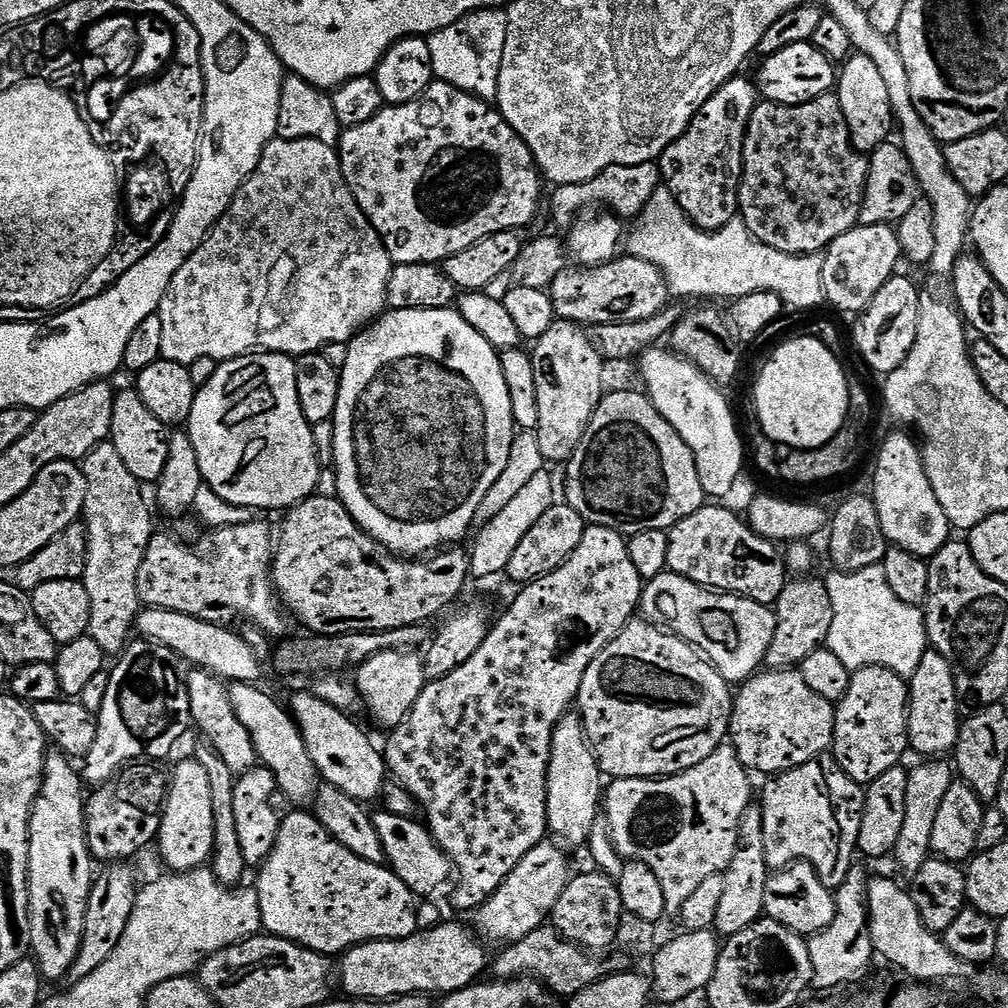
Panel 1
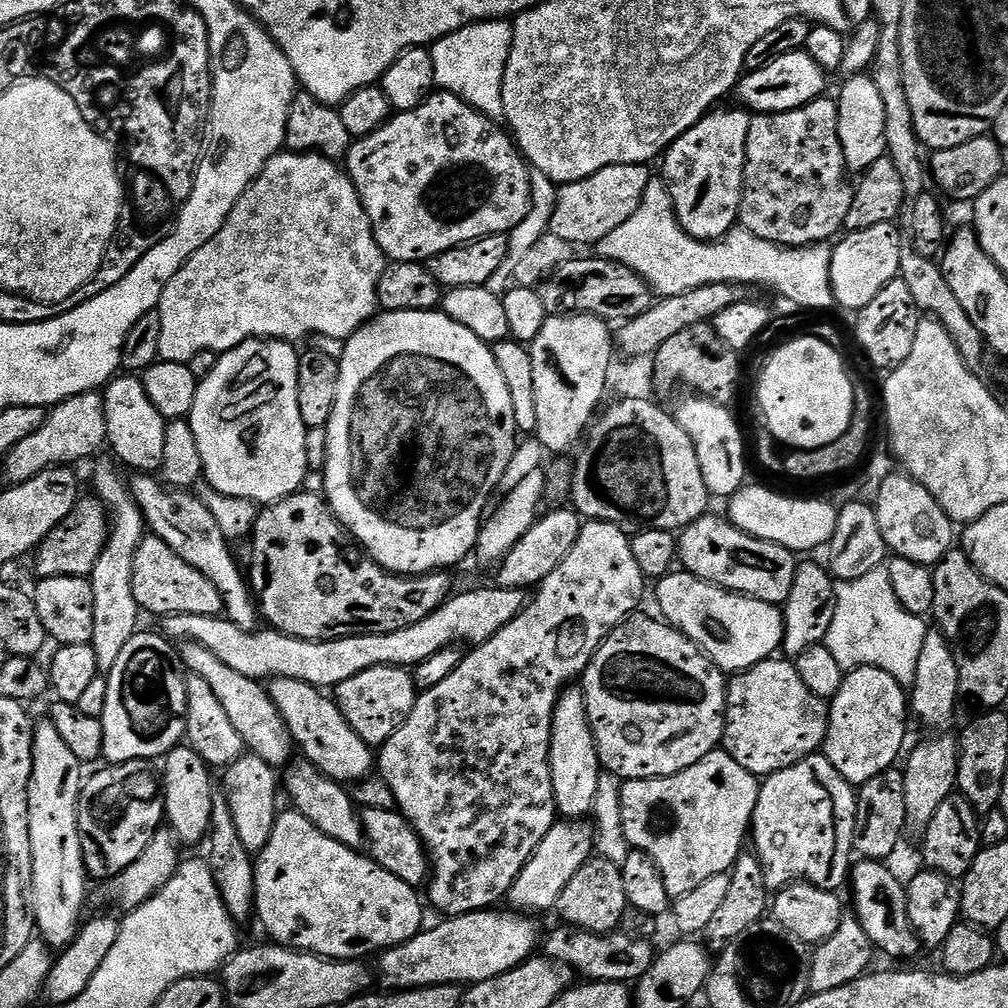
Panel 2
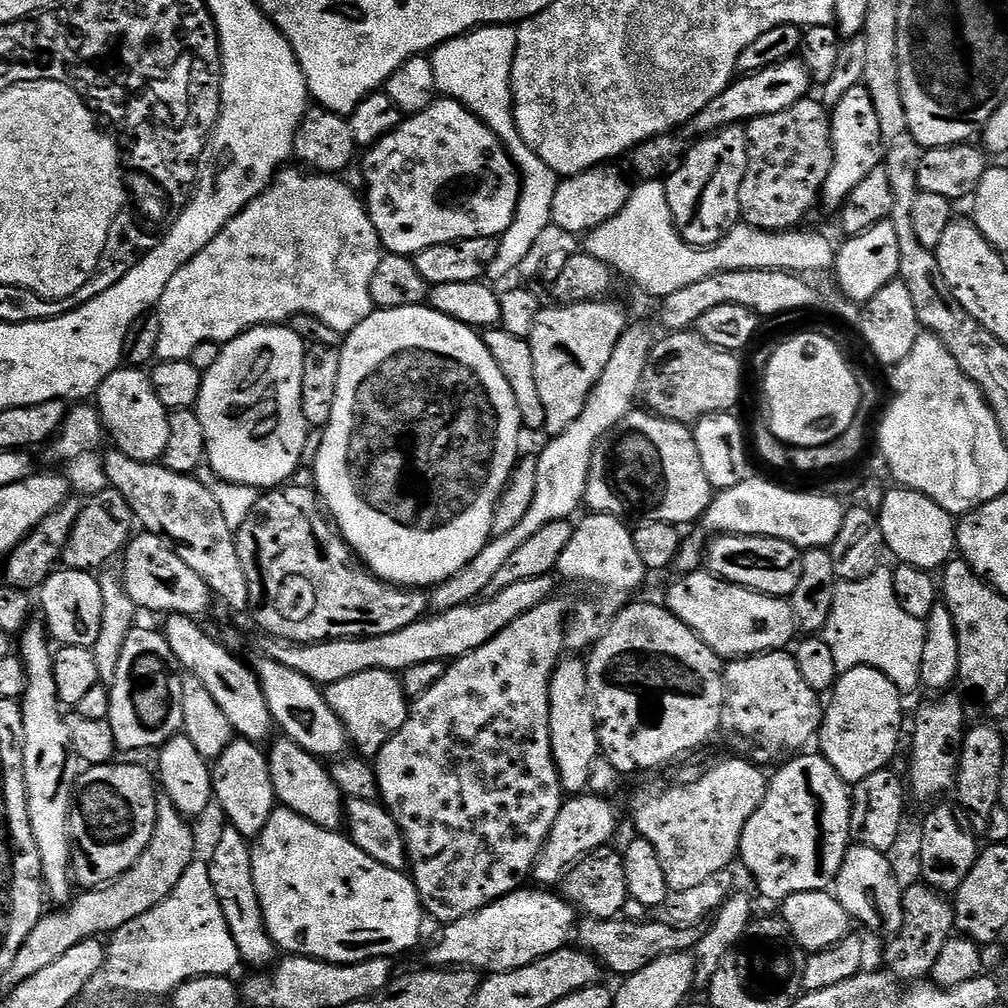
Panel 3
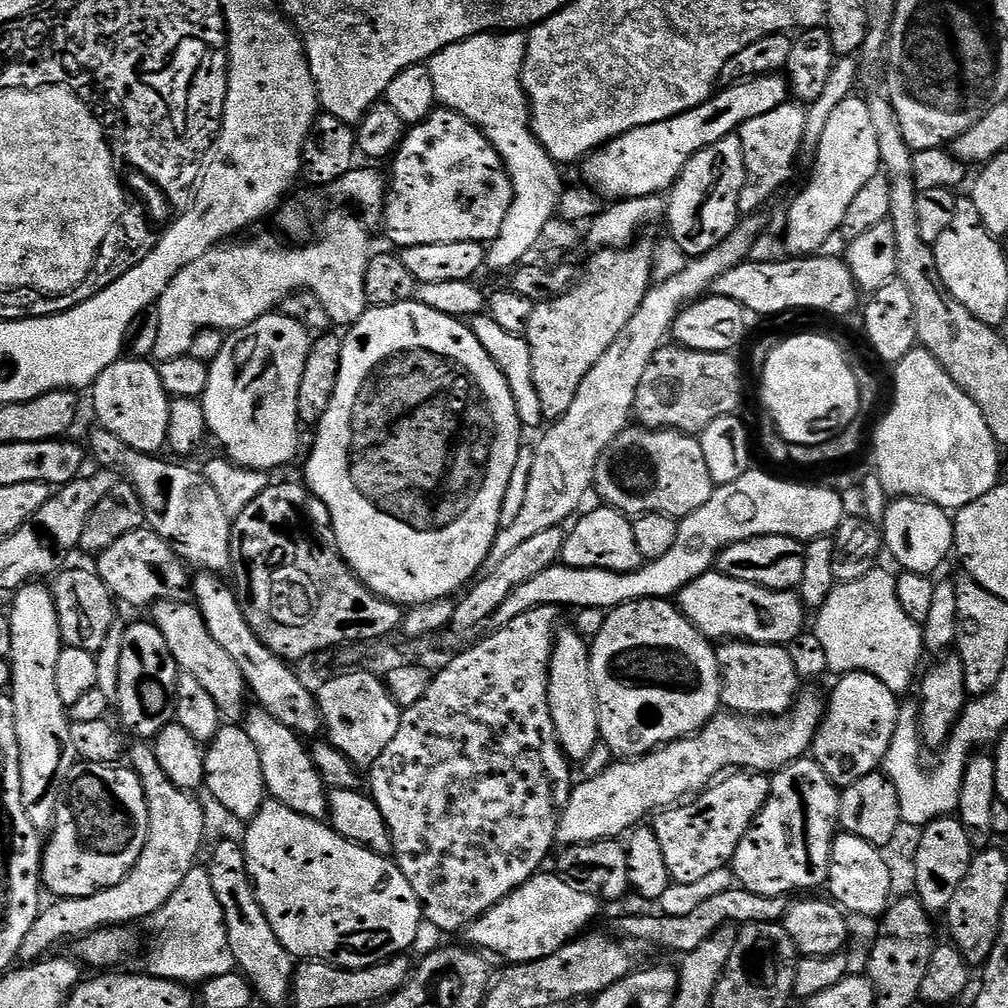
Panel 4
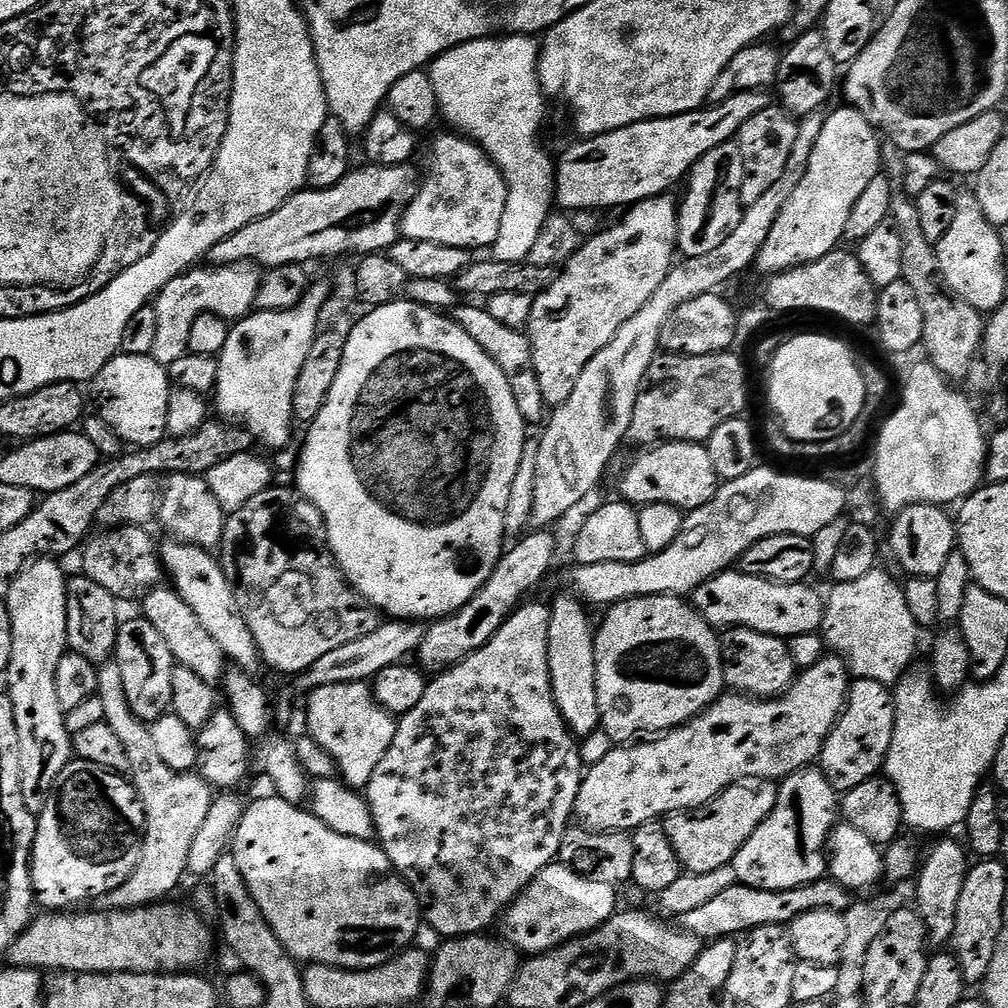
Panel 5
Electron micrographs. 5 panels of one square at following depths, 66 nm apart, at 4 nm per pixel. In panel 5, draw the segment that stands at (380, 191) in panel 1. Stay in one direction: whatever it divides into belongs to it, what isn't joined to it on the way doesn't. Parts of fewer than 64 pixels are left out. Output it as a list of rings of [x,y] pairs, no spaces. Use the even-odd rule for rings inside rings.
[[[452,134],[456,136],[440,136],[432,144],[432,153],[428,156],[428,173],[423,173],[420,186],[416,190],[416,197],[412,199],[408,209],[404,211],[404,221],[400,224],[400,231],[405,240],[421,240],[422,242],[438,242],[438,246],[458,246],[469,250],[477,250],[476,248],[484,248],[487,244],[490,246],[496,244],[498,238],[498,230],[502,230],[502,218],[506,214],[508,206],[508,181],[504,178],[504,173],[500,171],[500,167],[495,164],[490,157],[479,148],[473,140],[468,139],[463,134]]]

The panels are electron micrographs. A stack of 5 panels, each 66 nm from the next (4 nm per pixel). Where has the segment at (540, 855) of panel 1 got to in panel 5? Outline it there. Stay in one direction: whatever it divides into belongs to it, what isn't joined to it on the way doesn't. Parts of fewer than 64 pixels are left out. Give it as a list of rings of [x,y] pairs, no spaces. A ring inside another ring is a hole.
[[[825,654],[821,660],[814,662],[814,666],[803,669],[783,696],[775,698],[757,698],[747,694],[722,694],[704,712],[700,712],[690,722],[686,722],[681,728],[674,728],[671,732],[657,735],[655,738],[645,739],[643,742],[632,742],[627,746],[614,746],[602,762],[591,765],[585,771],[578,790],[575,815],[580,816],[579,823],[583,827],[592,829],[593,832],[628,832],[659,821],[661,818],[671,816],[674,812],[690,812],[694,808],[700,808],[711,802],[720,792],[725,792],[731,784],[739,784],[742,780],[771,780],[779,782],[784,777],[794,774],[799,768],[815,765],[820,758],[820,751],[826,742],[826,738],[832,733],[832,727],[839,722],[840,715],[844,713],[844,706],[848,702],[848,689],[850,687],[850,671],[839,654]]]

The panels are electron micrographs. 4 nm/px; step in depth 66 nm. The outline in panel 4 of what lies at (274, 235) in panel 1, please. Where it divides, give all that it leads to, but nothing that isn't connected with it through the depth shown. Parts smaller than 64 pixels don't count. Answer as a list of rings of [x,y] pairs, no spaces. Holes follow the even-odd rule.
[[[338,212],[330,217],[324,237],[313,244],[267,248],[264,244],[225,242],[190,262],[190,266],[182,269],[170,286],[166,286],[155,305],[159,333],[153,357],[163,362],[187,356],[190,346],[194,346],[194,338],[202,330],[218,328],[227,334],[244,328],[279,309],[287,296],[300,292],[309,291],[315,295],[333,325],[355,324],[370,307],[366,298],[366,266],[374,255],[374,247],[368,241],[365,221],[348,212]]]

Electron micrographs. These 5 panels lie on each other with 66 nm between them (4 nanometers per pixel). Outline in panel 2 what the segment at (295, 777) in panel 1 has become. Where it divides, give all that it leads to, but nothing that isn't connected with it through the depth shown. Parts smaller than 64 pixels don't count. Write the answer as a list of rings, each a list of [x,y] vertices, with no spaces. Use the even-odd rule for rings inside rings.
[[[184,642],[179,645],[180,661],[191,675],[202,678],[214,690],[218,702],[226,709],[234,730],[238,730],[245,749],[251,755],[262,758],[271,768],[280,770],[293,759],[294,741],[278,706],[274,706],[272,696],[261,681],[250,678],[246,674],[238,674],[238,670],[226,666],[218,654],[206,650],[206,646]]]

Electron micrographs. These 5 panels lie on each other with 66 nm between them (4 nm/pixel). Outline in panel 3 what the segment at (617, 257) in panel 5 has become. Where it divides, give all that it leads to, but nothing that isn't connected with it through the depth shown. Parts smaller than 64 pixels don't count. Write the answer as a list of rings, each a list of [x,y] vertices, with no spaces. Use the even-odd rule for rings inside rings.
[[[601,298],[587,300],[581,304],[544,306],[541,307],[538,318],[534,318],[534,330],[530,337],[534,354],[534,382],[538,382],[538,394],[542,398],[542,407],[546,410],[543,431],[548,432],[549,437],[565,432],[570,422],[574,422],[574,418],[582,414],[590,390],[598,382],[606,362],[610,362],[610,354],[614,354],[614,346],[618,346],[626,321],[623,310],[610,301],[611,299]]]

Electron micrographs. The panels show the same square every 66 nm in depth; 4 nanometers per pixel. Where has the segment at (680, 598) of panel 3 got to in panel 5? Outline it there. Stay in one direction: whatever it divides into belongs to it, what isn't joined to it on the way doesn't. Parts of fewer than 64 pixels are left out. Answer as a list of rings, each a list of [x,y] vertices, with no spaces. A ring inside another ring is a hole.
[[[739,570],[719,572],[691,593],[690,600],[697,612],[717,630],[749,628],[762,634],[791,638],[798,634],[820,632],[824,620],[823,595],[803,584],[779,584],[761,576],[750,576]]]

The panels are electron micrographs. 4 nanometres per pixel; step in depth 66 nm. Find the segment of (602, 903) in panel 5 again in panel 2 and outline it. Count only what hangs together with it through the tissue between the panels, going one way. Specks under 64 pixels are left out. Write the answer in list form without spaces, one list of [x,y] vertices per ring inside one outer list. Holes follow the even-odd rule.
[[[485,910],[471,912],[461,916],[449,916],[441,919],[441,924],[425,927],[414,938],[402,942],[398,946],[379,953],[380,980],[385,989],[403,990],[405,988],[425,988],[439,984],[455,984],[471,986],[478,982],[486,982],[490,978],[498,978],[498,974],[506,974],[523,964],[537,951],[542,940],[542,931],[535,924],[531,915],[515,910],[496,912],[500,910]]]

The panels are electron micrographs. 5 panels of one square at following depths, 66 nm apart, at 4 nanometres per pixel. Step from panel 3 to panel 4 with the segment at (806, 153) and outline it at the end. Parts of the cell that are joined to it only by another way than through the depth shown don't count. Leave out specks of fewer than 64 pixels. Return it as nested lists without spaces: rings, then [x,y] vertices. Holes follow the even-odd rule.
[[[789,102],[770,110],[759,118],[750,118],[738,133],[744,155],[744,189],[740,195],[740,210],[756,214],[760,208],[788,179],[796,168],[796,159],[804,152],[804,135],[808,109],[803,103]]]

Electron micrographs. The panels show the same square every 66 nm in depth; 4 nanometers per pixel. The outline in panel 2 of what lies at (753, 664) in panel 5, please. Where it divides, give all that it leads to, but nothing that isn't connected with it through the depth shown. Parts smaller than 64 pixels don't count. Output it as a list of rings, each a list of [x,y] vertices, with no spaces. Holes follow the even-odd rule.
[[[788,658],[763,660],[750,666],[744,672],[737,672],[727,681],[724,694],[724,739],[723,751],[753,772],[757,778],[773,776],[778,770],[786,770],[808,756],[817,755],[823,749],[826,730],[828,729],[829,705],[818,699],[798,678],[795,663]]]

